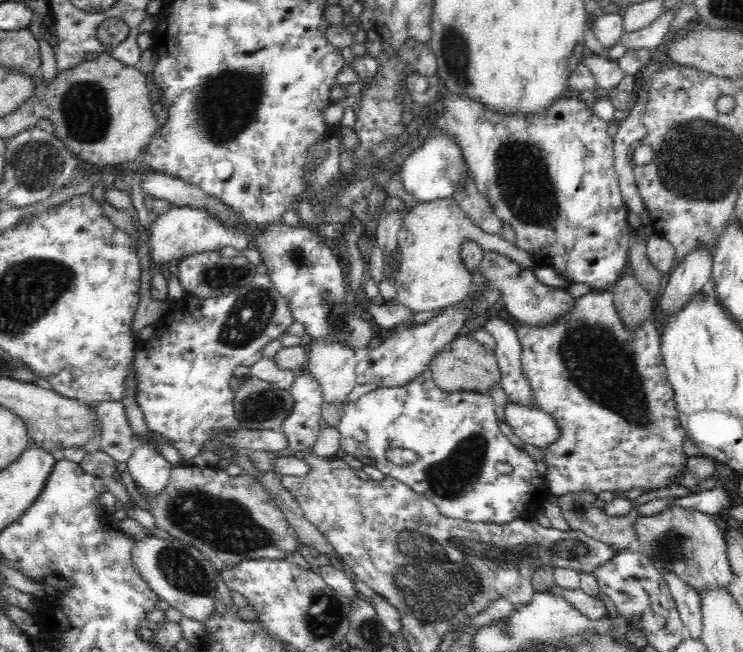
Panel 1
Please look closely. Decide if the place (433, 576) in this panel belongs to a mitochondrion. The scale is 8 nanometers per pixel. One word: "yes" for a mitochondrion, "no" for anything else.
yes

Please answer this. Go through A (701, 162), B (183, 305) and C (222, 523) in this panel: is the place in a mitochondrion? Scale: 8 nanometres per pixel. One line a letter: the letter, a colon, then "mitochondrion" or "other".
A: mitochondrion
B: other
C: mitochondrion

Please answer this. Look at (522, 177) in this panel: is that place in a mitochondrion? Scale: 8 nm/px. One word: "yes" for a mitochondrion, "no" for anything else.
yes

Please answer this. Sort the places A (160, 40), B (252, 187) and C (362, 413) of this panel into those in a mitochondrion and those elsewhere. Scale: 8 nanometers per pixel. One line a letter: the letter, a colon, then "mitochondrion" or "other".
A: other
B: other
C: other

